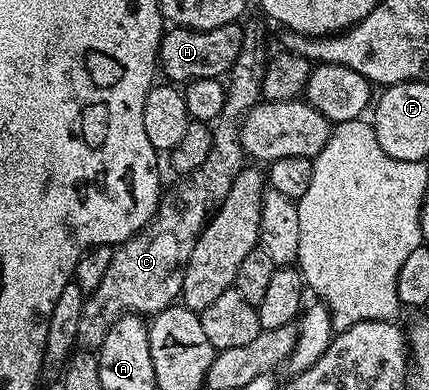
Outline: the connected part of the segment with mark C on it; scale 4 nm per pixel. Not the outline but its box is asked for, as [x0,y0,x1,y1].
[78,16,270,345]

